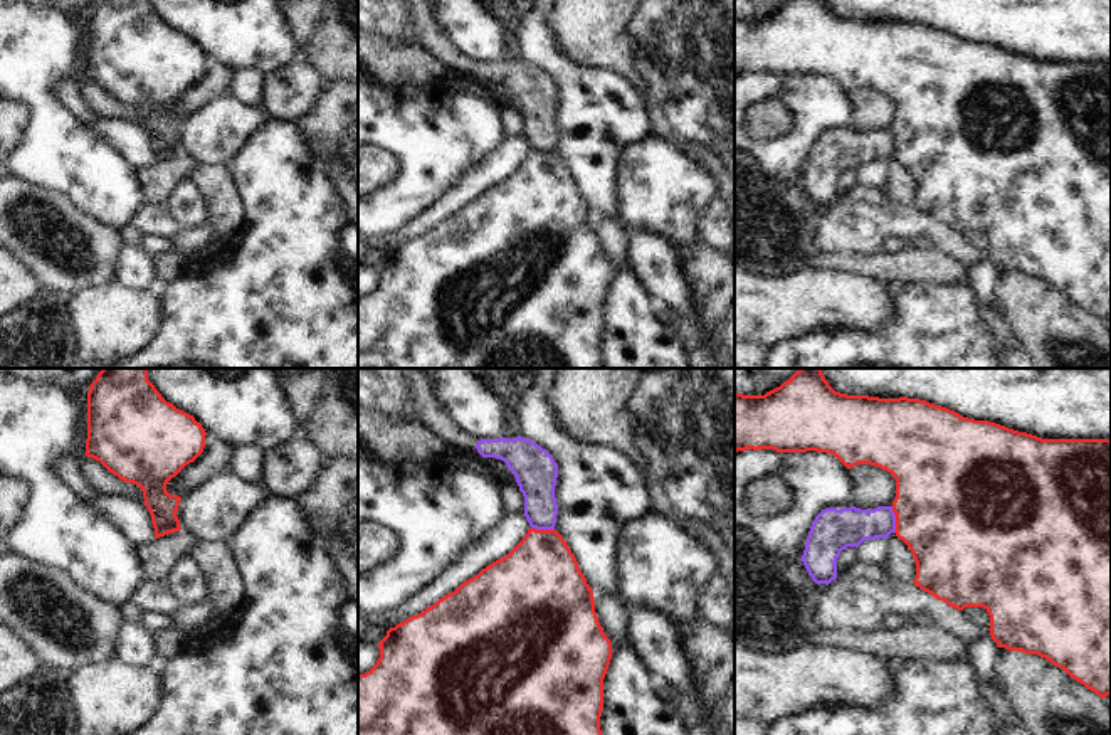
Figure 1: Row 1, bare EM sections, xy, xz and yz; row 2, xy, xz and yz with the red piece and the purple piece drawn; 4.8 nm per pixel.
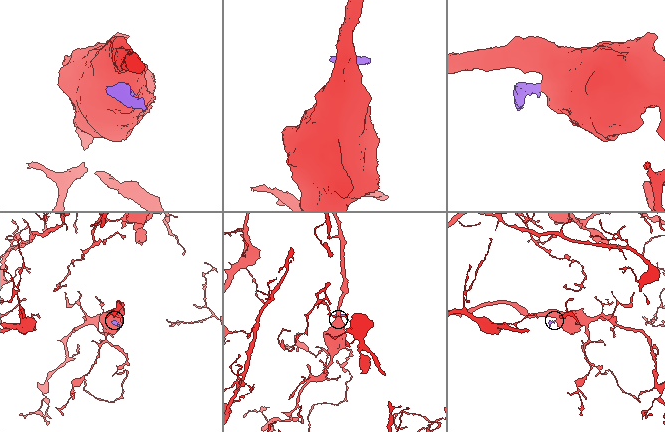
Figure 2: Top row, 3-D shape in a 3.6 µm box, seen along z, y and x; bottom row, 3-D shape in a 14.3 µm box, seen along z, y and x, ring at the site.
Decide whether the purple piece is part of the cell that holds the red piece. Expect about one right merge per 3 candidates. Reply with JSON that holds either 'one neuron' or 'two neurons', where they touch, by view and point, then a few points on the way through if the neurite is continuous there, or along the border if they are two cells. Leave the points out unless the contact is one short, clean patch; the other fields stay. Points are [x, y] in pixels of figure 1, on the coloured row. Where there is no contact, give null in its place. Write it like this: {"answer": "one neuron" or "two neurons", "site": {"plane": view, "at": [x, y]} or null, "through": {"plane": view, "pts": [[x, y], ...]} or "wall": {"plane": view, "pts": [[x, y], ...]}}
{"answer": "two neurons", "site": {"plane": "yz", "at": [896, 520]}, "wall": {"plane": "yz", "pts": [[891, 507], [895, 532]]}}

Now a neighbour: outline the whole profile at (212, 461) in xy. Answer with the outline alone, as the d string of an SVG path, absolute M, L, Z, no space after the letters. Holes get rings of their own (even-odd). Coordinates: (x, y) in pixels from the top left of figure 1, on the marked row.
M207 434L203 452L168 481L166 491L182 498L210 476L224 474L230 452L230 446Z

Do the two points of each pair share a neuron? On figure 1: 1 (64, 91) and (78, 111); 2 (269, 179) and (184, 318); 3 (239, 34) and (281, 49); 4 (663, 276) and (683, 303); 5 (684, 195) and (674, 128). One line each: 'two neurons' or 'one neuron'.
1: one neuron
2: one neuron
3: one neuron
4: one neuron
5: two neurons

